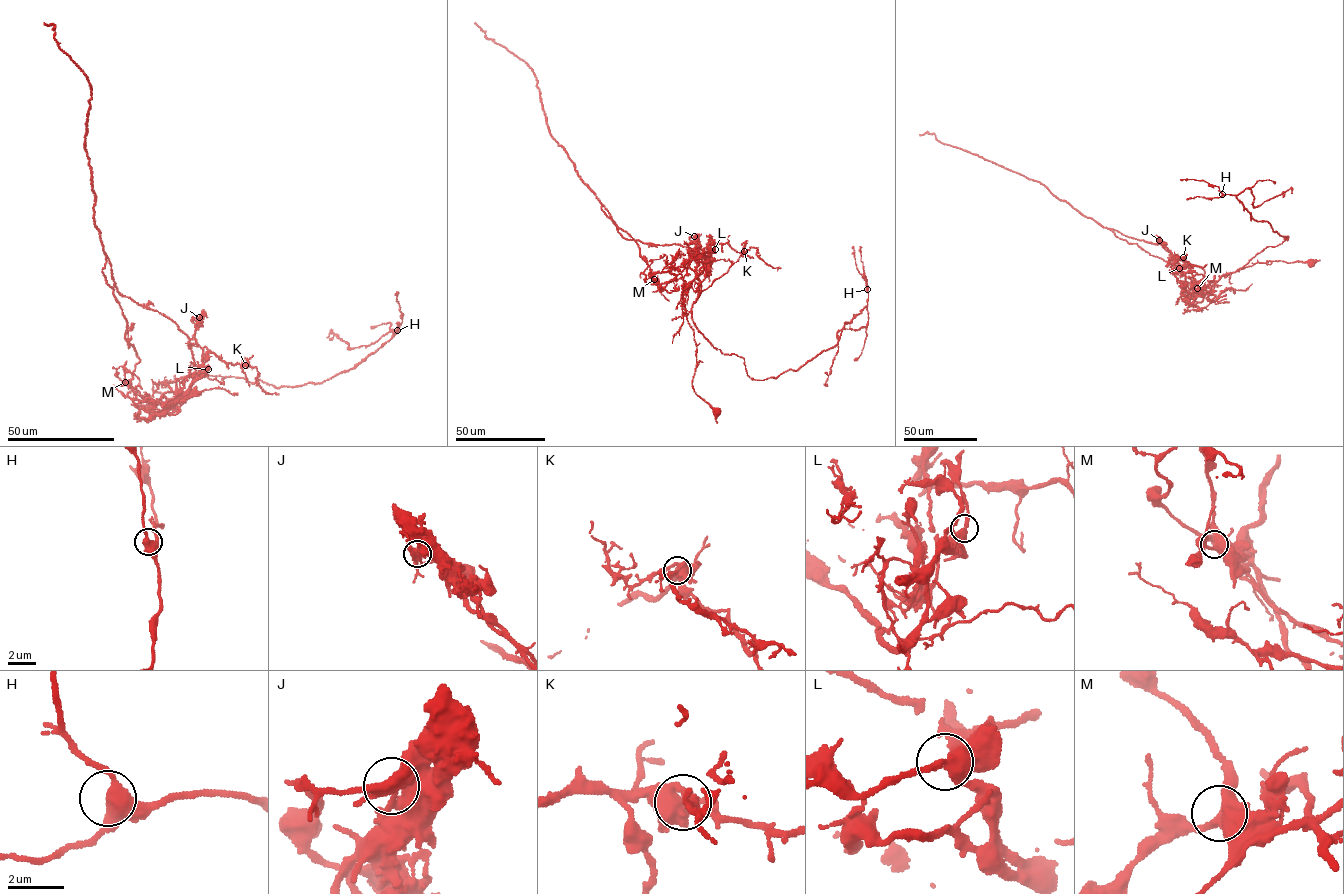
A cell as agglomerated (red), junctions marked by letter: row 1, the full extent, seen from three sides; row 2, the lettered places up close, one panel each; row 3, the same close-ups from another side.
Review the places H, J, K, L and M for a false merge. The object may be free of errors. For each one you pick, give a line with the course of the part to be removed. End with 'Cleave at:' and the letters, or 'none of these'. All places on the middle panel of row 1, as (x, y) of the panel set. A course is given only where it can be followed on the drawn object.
J: Course of the part to remove: (695, 236), (694, 249), (621, 236), (608, 210), (551, 136), (532, 69), (488, 39), (475, 22)
Cleave at: J

